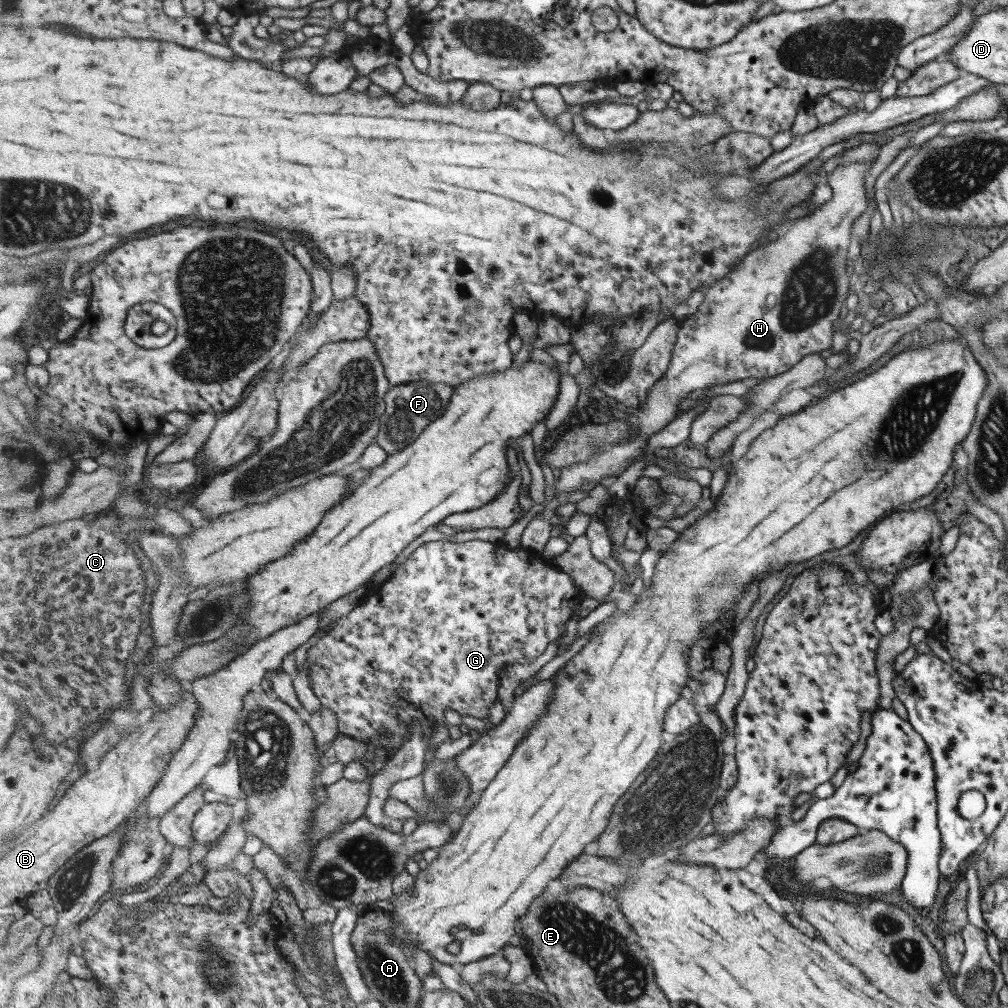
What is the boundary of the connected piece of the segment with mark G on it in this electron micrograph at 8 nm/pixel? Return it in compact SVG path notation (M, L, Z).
M444 539L429 541L417 547L408 559L401 563L395 573L383 584L369 587L366 597L348 615L342 616L331 630L321 637L307 652L311 686L314 686L316 696L325 707L334 710L339 719L339 730L347 736L373 741L393 751L407 740L411 722L415 720L422 728L426 739L431 738L437 724L445 722L445 708L455 710L458 714L470 715L481 720L489 714L489 706L499 700L499 674L507 665L531 664L539 658L549 644L554 643L566 634L567 622L575 615L575 610L583 602L586 592L576 583L571 574L561 571L541 553L520 548L517 551L507 549L501 542L491 543L474 539L463 543L450 542Z

